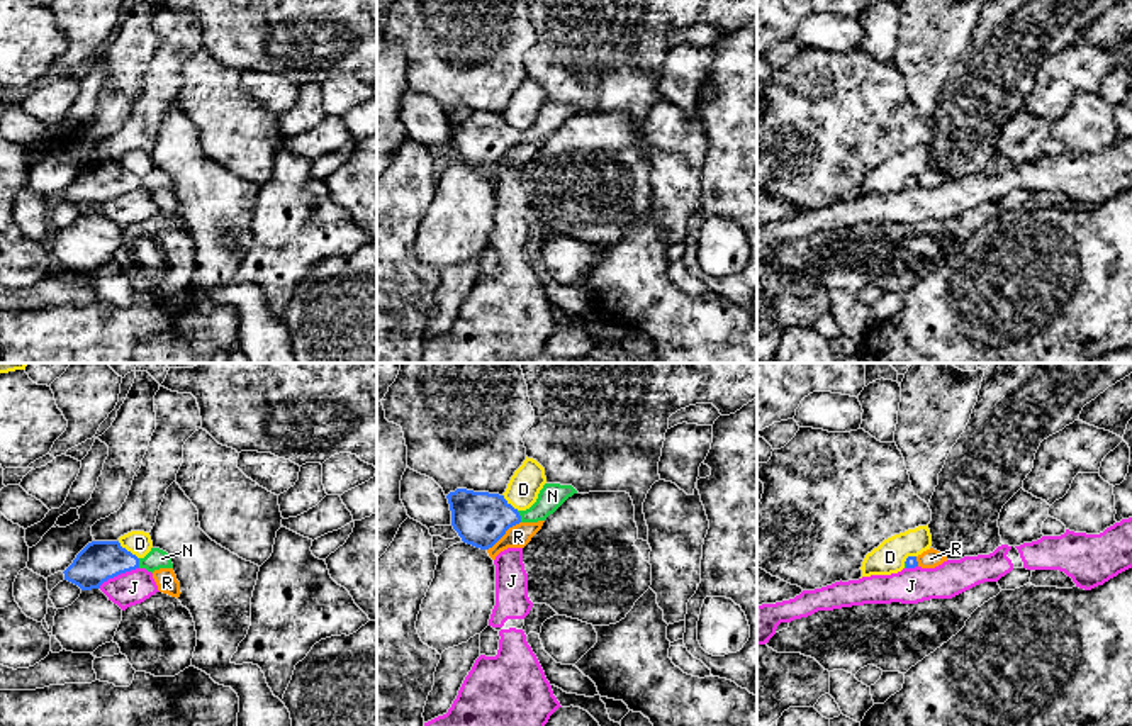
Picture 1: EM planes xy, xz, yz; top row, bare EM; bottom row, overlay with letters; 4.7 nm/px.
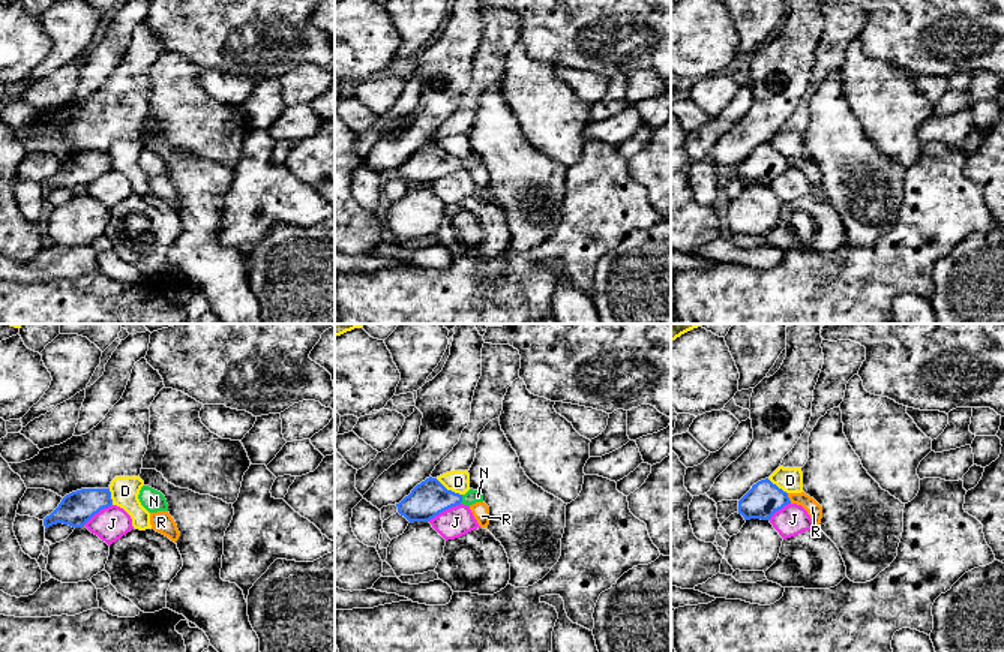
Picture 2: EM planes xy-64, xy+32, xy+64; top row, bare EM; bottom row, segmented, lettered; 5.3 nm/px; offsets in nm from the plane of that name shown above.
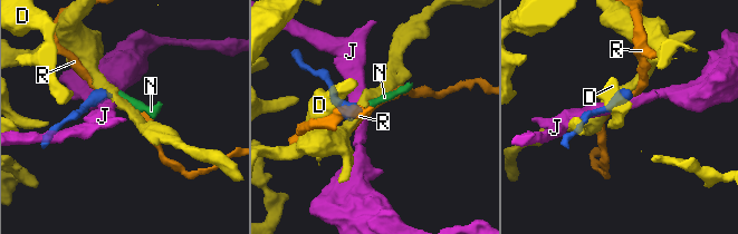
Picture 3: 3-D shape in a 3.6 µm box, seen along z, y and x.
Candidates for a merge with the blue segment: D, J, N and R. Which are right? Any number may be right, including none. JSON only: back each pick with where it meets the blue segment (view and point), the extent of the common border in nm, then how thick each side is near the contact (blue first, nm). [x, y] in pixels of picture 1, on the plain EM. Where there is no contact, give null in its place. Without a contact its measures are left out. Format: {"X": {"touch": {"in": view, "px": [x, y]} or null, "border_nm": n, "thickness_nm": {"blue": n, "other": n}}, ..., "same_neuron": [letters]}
{"N": {"touch": {"in": "xz", "px": [520, 136]}, "border_nm": 60, "thickness_nm": {"blue": 260, "other": 120}}, "same_neuron": ["N"]}

